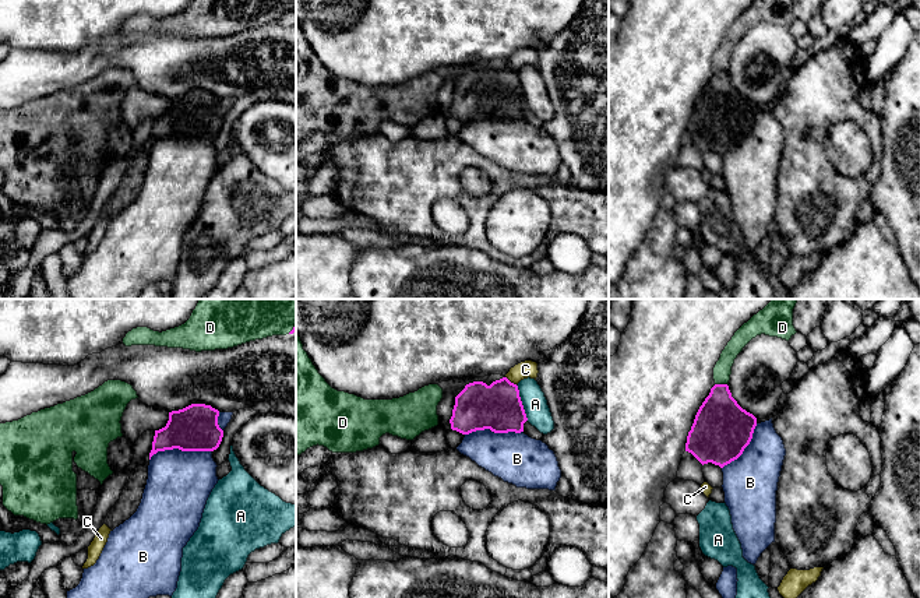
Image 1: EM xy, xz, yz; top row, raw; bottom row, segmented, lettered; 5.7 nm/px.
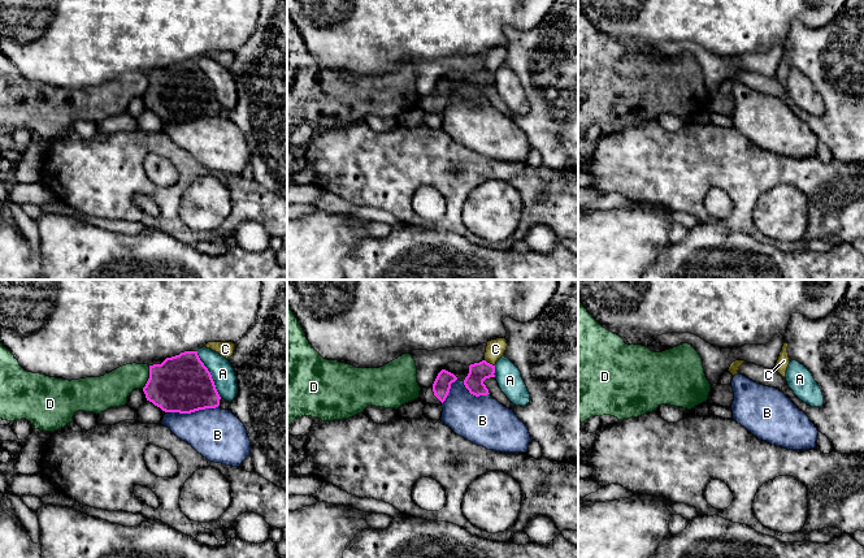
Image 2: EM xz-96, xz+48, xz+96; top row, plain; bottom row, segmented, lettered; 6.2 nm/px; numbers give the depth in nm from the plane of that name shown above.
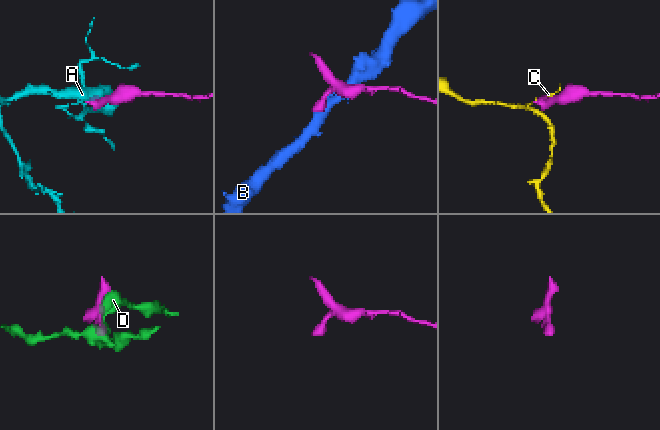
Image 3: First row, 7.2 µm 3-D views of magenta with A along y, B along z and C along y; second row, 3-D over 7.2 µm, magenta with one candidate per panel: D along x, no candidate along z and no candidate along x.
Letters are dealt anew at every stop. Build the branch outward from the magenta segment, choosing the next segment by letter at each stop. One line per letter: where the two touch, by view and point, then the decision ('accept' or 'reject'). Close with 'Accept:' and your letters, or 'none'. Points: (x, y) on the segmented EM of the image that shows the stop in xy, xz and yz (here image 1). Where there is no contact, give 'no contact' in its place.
A: xz (521, 403) | reject
B: xy (179, 449) | reject
C: xz (510, 382) | reject
D: yz (721, 384) | reject
Accept: none

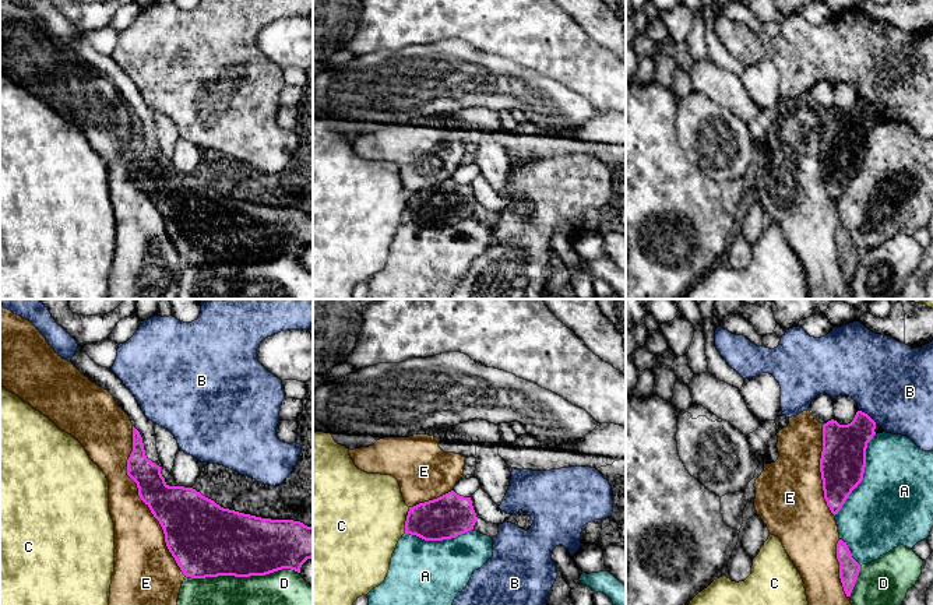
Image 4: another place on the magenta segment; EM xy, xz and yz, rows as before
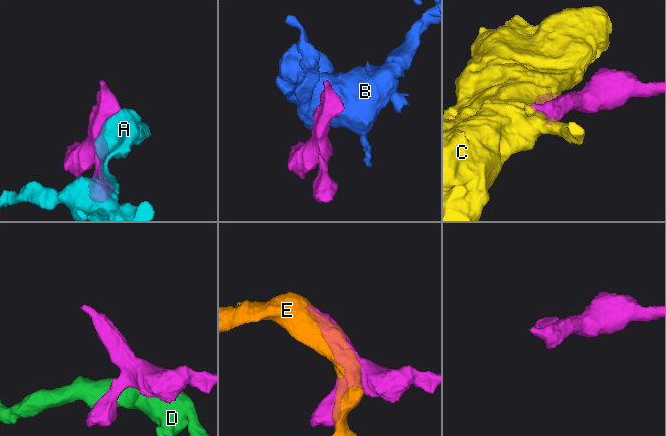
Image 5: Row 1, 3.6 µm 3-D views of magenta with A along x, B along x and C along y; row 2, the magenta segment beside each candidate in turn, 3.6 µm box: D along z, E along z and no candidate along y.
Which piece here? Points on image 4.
A: yz (863, 472) | reject
B: yz (868, 415) | reject
C: xz (407, 520) | reject
D: xy (242, 576) | reject
E: xy (143, 500) | reject
Accept: none

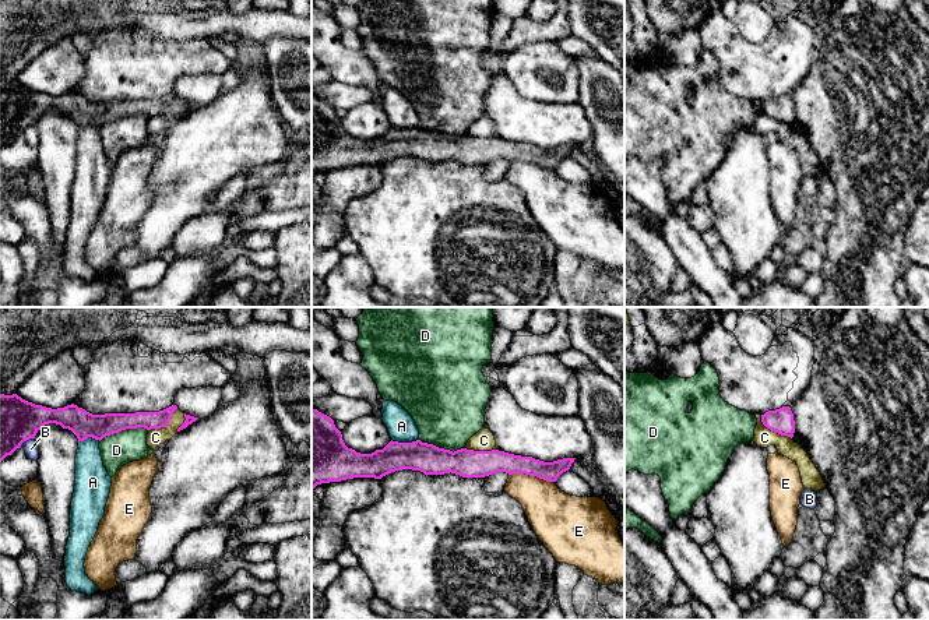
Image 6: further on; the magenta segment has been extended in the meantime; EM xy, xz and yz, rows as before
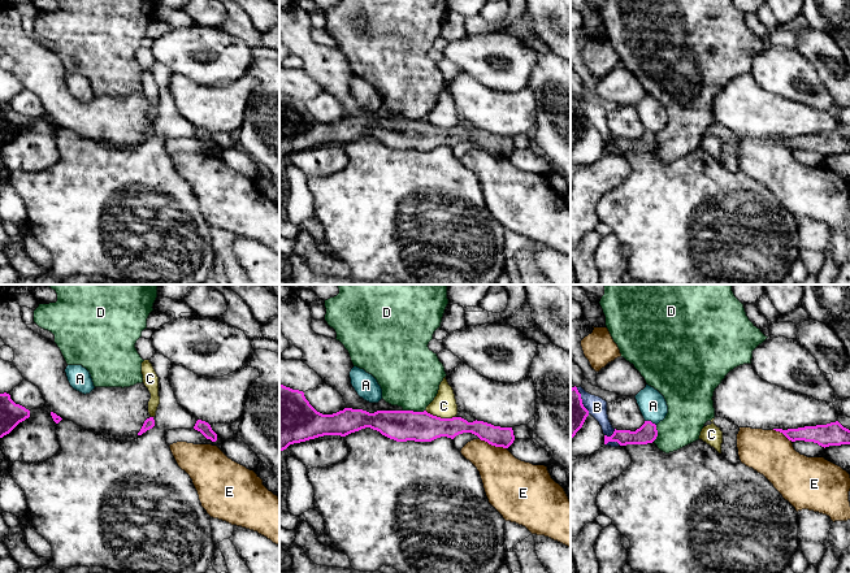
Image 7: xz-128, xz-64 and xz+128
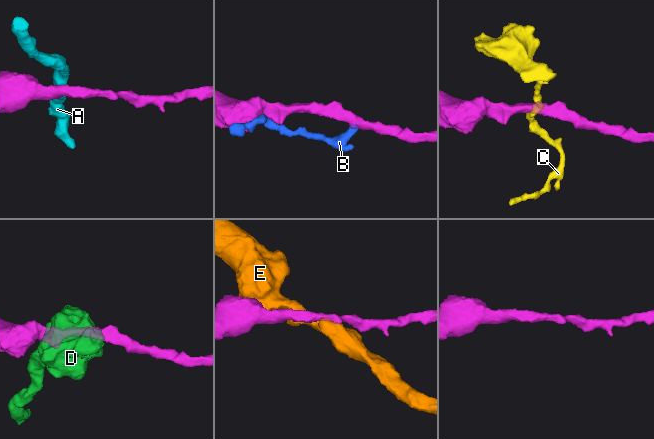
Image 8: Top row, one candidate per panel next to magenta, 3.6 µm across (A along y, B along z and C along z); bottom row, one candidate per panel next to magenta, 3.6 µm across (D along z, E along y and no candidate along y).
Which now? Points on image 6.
A: xz (405, 443) | reject
B: xy (27, 439) | reject
C: xy (165, 426) | reject
D: xy (123, 429) | reject
E: xz (531, 475) | reject
Accept: none

